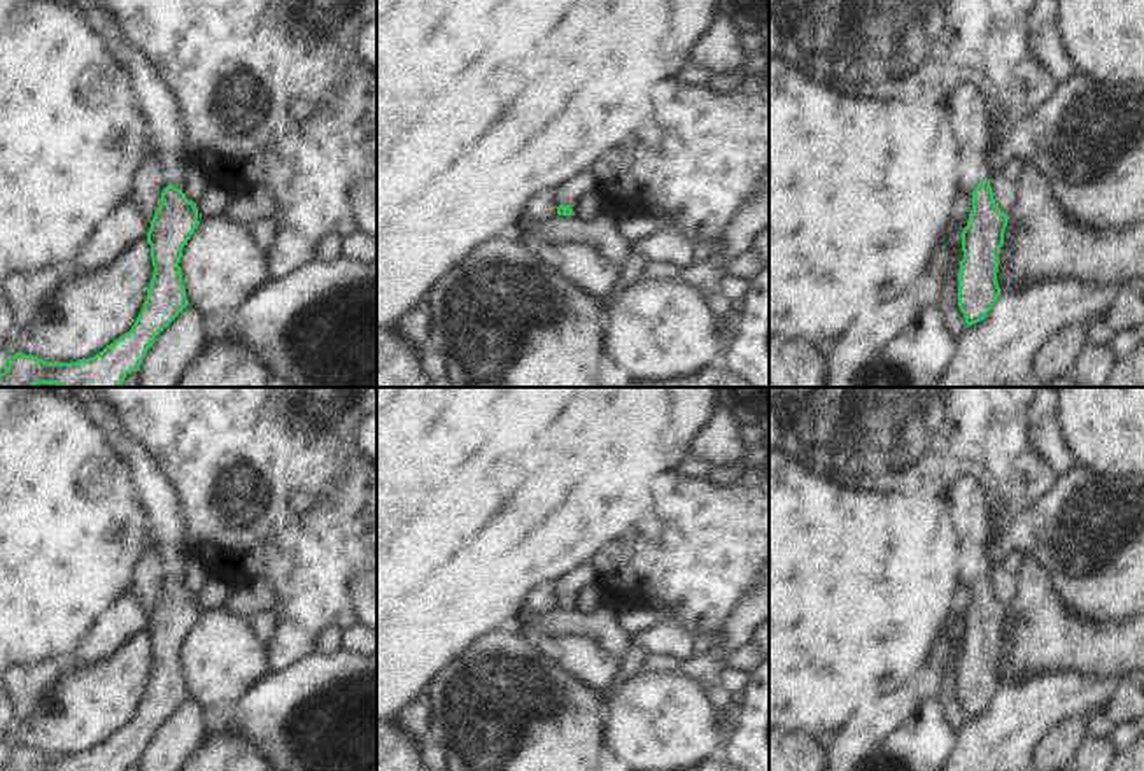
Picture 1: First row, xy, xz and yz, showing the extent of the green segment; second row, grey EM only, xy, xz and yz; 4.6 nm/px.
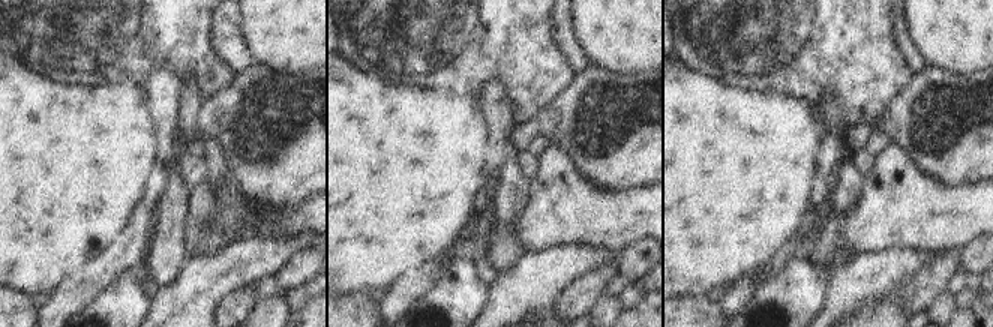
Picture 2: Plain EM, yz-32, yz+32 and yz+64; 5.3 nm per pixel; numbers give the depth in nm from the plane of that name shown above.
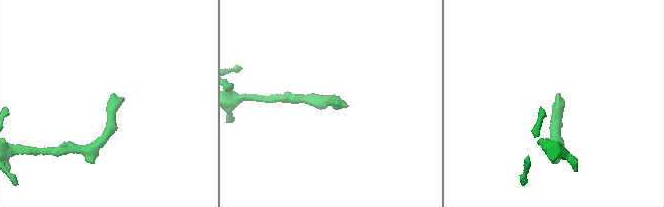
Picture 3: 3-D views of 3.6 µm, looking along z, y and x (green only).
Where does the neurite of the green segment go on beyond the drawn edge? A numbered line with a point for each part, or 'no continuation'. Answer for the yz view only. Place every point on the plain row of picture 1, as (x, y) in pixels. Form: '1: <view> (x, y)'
1: yz (969, 510)

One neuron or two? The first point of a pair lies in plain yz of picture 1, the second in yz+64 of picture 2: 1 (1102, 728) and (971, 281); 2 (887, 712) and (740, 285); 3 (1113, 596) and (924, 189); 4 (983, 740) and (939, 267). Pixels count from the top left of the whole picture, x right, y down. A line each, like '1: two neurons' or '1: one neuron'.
1: one neuron
2: one neuron
3: two neurons
4: two neurons

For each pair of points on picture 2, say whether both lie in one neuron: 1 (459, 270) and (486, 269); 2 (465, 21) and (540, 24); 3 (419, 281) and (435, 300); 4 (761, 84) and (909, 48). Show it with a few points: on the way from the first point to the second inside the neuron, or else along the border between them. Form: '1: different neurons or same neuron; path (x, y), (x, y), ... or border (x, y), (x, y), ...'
1: different neurons; border (470, 257), (477, 275), (489, 287)
2: same neuron; path (483, 21), (522, 24)
3: different neurons; border (450, 263), (450, 267), (407, 311)
4: different neurons; border (893, 15), (899, 48), (912, 75)

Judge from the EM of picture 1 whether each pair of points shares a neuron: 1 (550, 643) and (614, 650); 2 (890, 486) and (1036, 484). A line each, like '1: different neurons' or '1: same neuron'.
1: different neurons
2: same neuron

